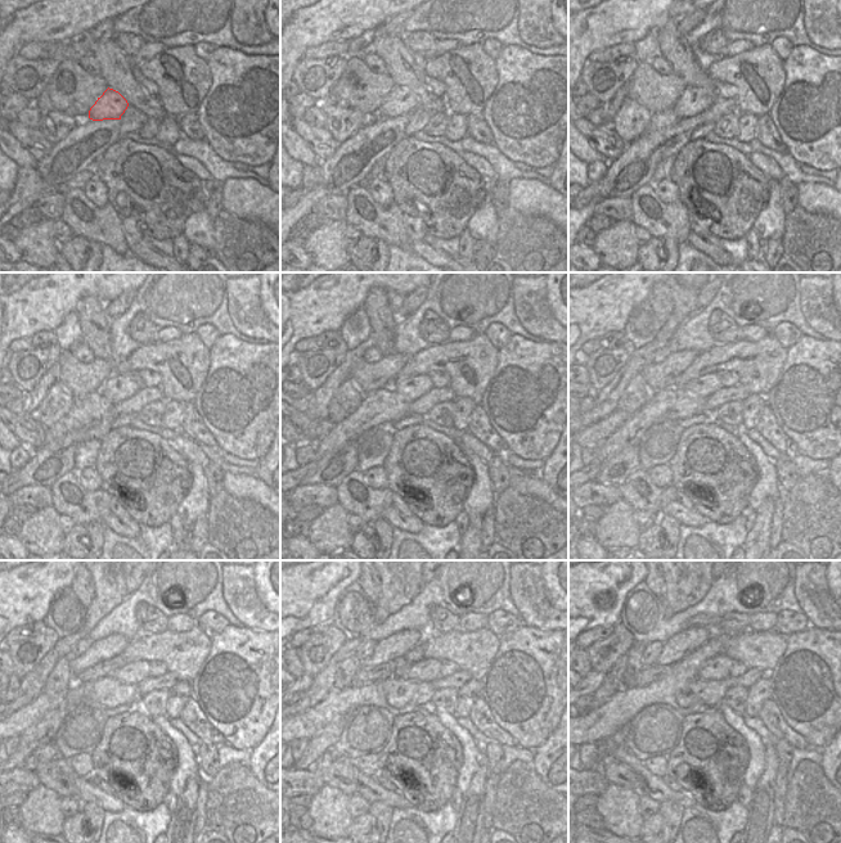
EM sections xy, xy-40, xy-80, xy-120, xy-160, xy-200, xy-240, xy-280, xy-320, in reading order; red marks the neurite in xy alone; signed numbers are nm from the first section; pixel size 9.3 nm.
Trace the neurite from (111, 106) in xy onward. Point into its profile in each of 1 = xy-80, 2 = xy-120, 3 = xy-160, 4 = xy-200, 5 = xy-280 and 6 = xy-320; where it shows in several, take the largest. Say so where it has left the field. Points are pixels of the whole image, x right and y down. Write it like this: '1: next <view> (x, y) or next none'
1: next xy-80 (692, 102)
2: next xy-120 (117, 388)
3: next xy-160 (412, 388)
4: next xy-200 (705, 386)
5: next xy-280 (427, 670)
6: next xy-320 (718, 668)

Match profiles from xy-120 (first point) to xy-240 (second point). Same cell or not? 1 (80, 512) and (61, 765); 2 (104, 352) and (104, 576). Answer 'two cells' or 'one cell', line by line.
1: one cell
2: two cells

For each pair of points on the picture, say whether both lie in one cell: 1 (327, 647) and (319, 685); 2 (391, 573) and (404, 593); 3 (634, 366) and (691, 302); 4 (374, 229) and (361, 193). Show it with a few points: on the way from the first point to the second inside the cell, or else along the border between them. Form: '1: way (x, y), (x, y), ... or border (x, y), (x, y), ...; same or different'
1: border (342, 644), (331, 659), (313, 676); different
2: way (396, 578), (399, 587); same
3: way (646, 352), (664, 336), (675, 319); same
4: way (369, 220), (365, 202); same

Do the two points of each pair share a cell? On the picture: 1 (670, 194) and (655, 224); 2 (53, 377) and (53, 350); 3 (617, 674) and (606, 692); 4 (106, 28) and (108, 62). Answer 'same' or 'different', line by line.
1: different
2: different
3: same
4: different

